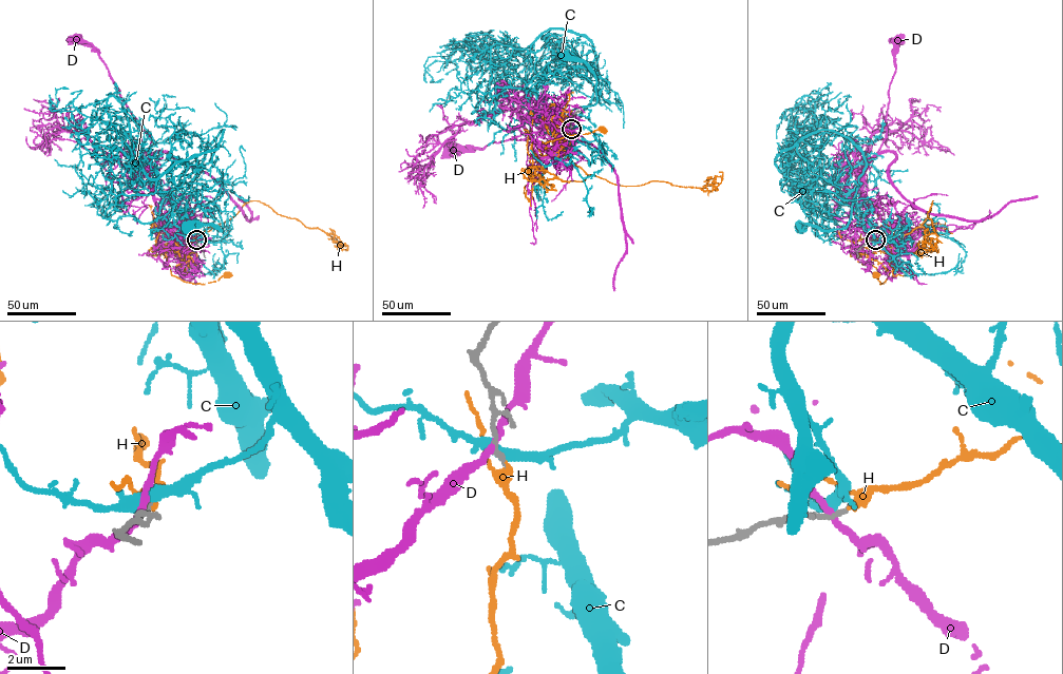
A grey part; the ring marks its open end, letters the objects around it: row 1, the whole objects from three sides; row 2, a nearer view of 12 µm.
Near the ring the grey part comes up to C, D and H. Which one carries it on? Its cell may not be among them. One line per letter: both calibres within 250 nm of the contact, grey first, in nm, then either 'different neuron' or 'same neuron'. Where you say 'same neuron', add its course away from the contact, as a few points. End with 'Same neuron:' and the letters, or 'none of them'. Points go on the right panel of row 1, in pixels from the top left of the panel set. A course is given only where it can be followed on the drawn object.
C: 200 nm thick on the grey side, 360 nm on the other; different neuron
D: 200 nm thick on the grey side, 220 nm on the other; different neuron
H: 170 nm thick on the grey side, 280 nm on the other; same neuron
Same neuron: H

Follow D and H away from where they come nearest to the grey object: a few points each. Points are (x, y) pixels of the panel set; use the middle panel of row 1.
D: (571, 129), (557, 136), (544, 119), (525, 116), (526, 139), (509, 138), (493, 141), (483, 149), (451, 153)
H: (571, 129), (570, 146), (563, 153), (542, 155), (532, 153), (533, 139), (546, 143), (603, 130)

